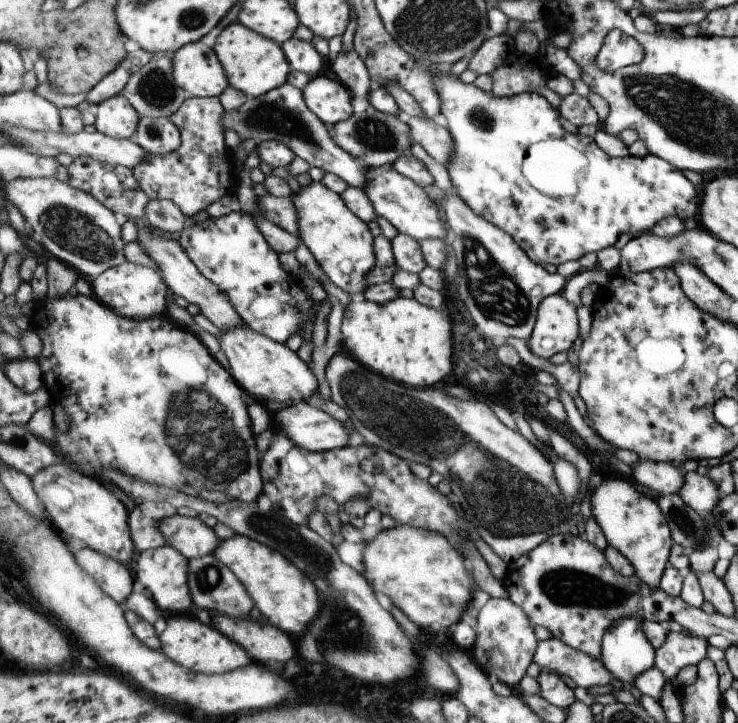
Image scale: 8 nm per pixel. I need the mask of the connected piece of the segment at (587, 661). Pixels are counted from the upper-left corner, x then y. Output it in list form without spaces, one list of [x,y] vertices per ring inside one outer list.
[[[556,637],[540,642],[534,662],[540,670],[557,671],[561,675],[570,677],[577,686],[586,690],[607,684],[618,690],[623,689],[623,682],[618,680],[602,661],[572,648]]]

